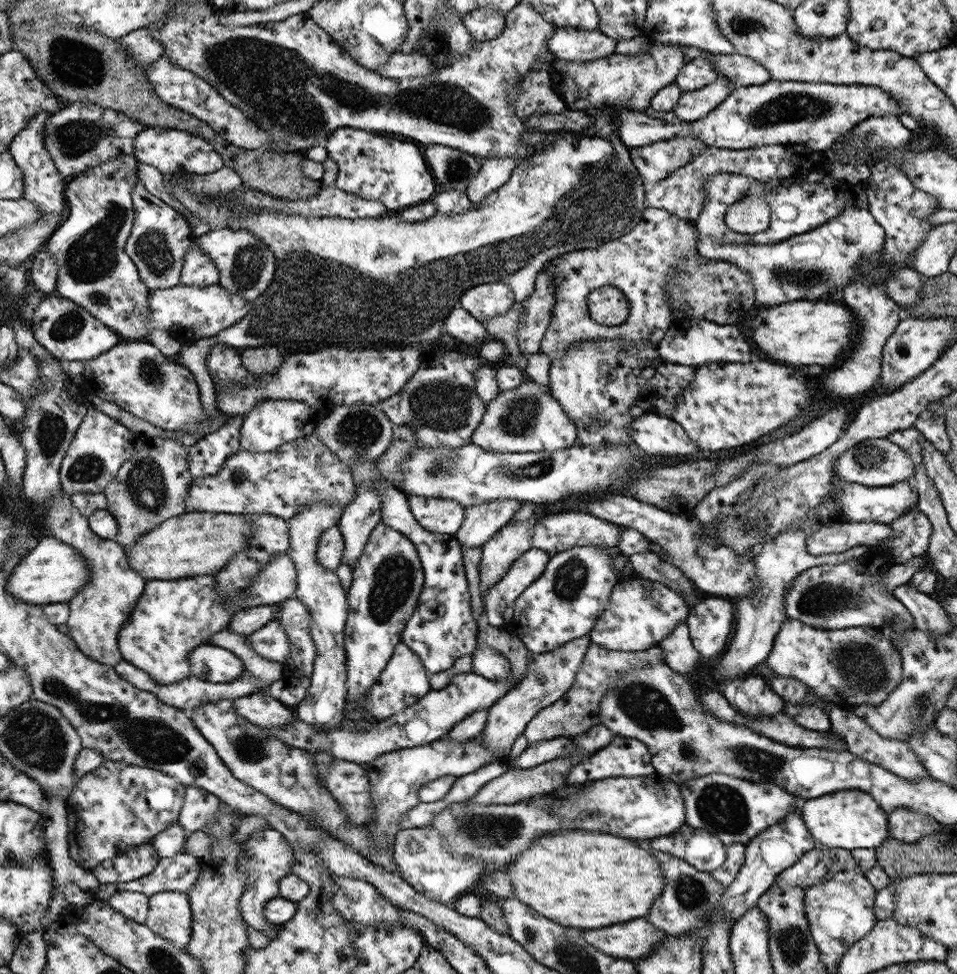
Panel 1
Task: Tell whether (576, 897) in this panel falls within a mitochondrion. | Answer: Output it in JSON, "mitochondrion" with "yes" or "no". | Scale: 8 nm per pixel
{"mitochondrion":"no"}

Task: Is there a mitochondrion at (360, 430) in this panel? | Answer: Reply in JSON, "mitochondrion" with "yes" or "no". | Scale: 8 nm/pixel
{"mitochondrion":"yes"}

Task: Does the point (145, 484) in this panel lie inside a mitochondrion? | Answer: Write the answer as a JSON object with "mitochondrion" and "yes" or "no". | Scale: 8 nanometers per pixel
{"mitochondrion":"yes"}

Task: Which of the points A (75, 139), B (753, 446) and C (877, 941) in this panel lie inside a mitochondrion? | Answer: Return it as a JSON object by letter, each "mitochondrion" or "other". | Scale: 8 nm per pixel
{"A":"mitochondrion","B":"other","C":"other"}

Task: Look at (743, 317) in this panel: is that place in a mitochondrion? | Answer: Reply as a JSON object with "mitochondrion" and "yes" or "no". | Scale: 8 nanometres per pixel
{"mitochondrion":"no"}

